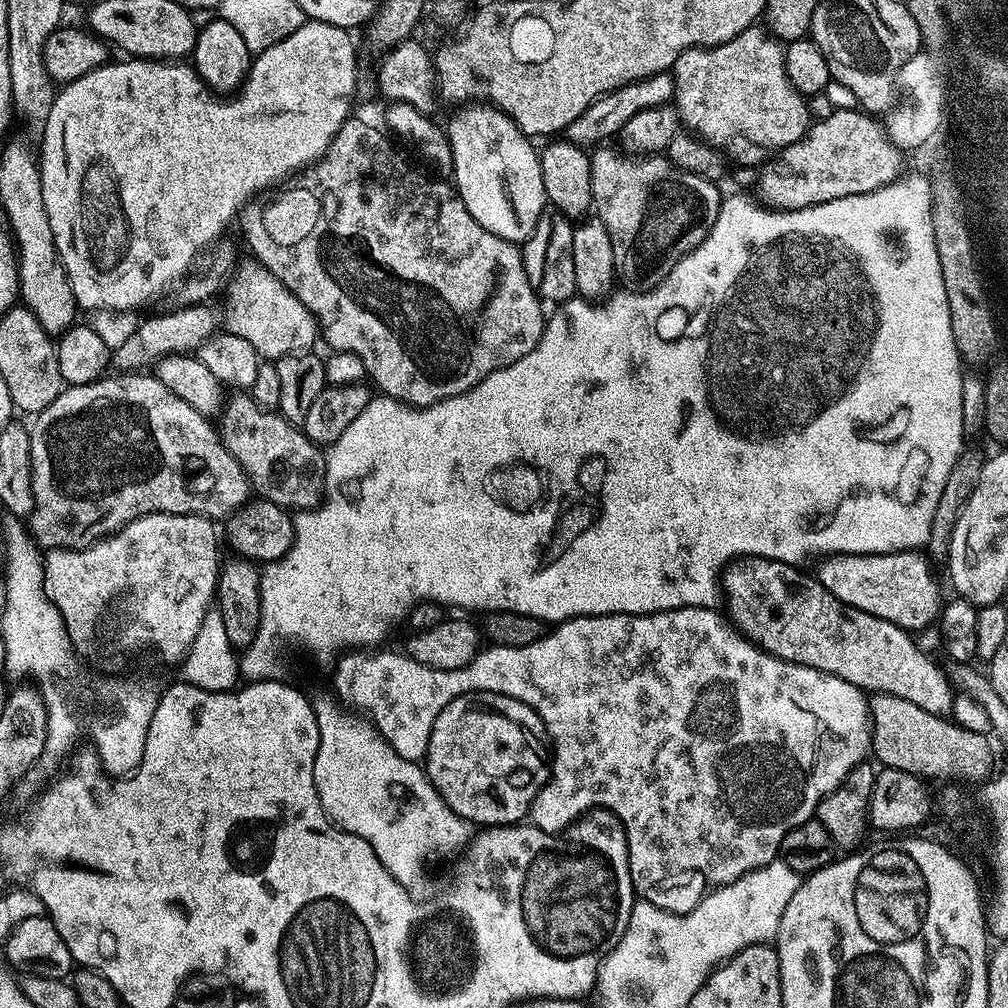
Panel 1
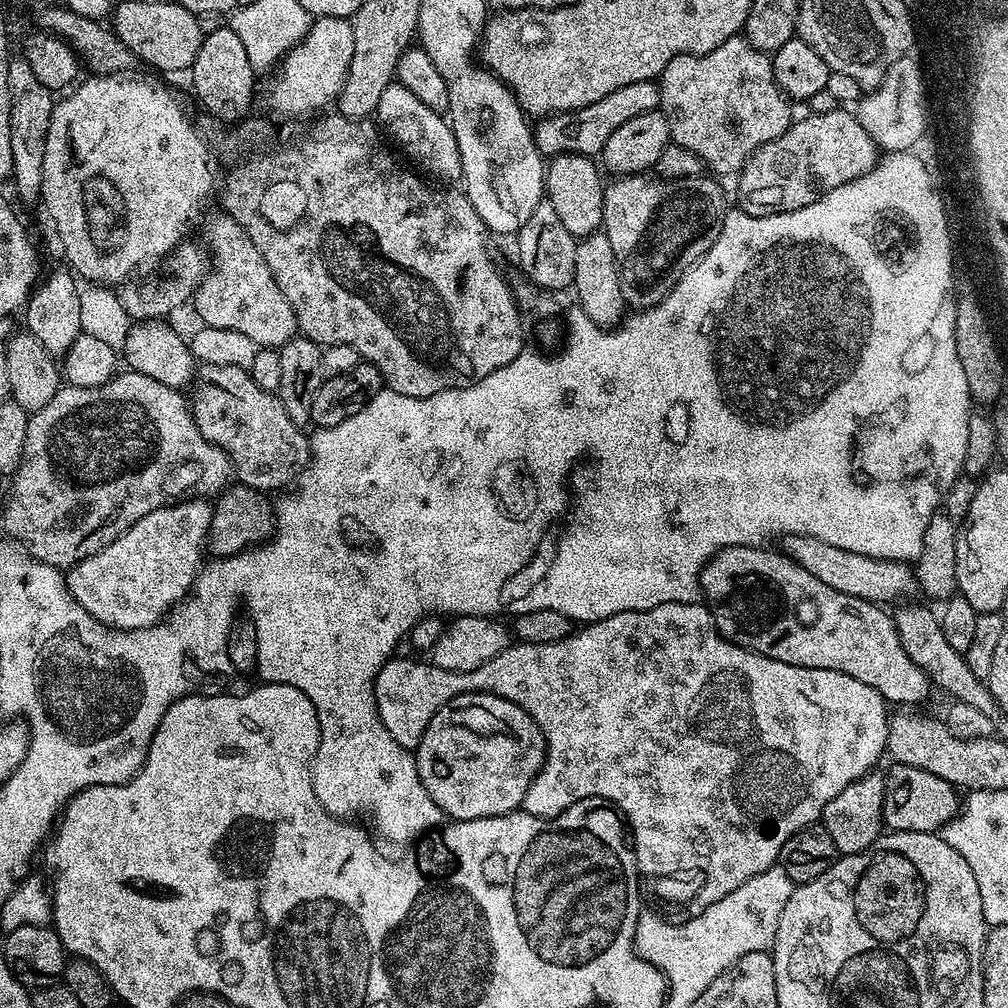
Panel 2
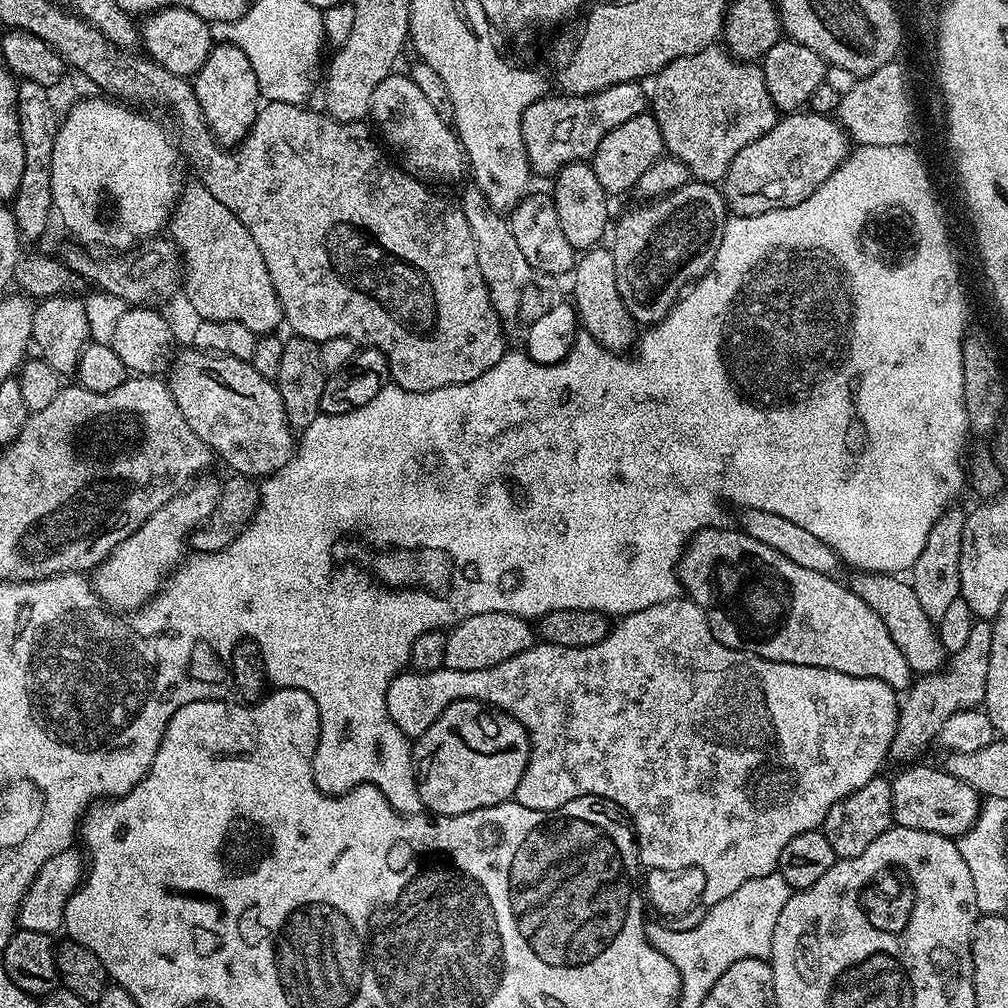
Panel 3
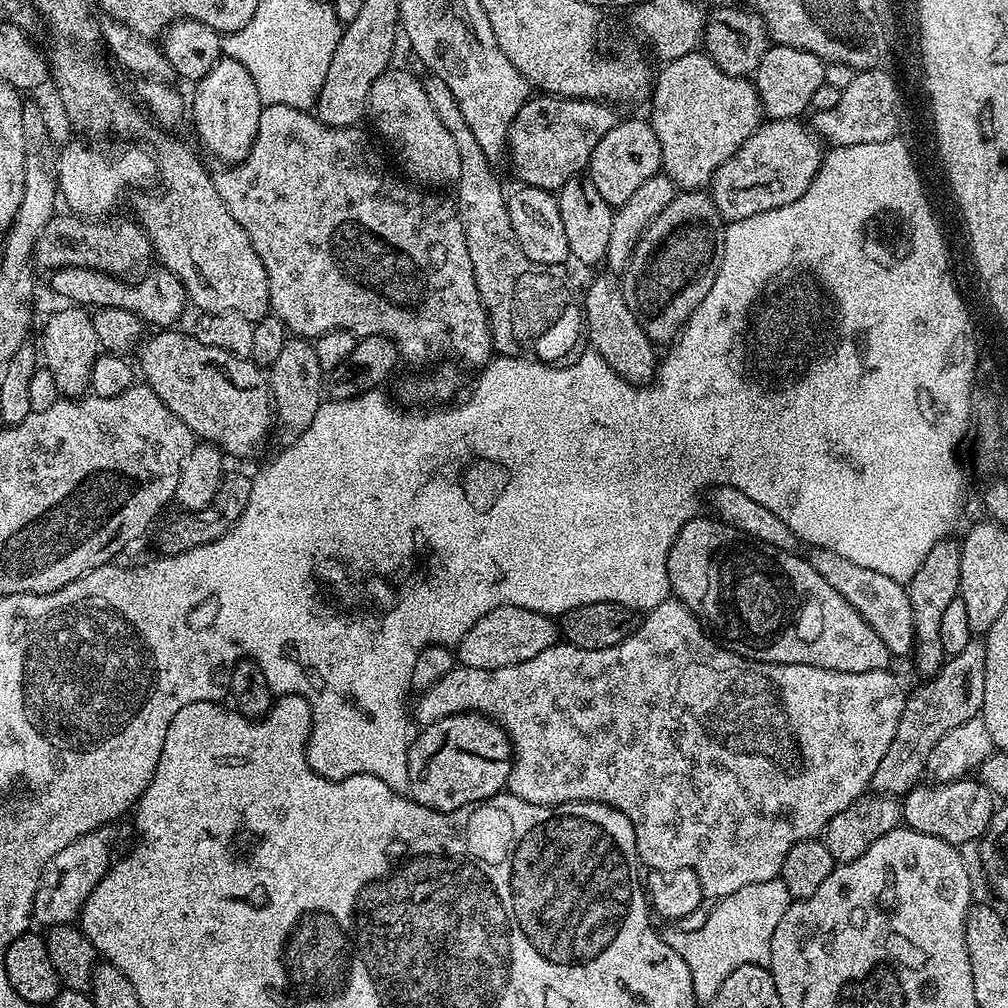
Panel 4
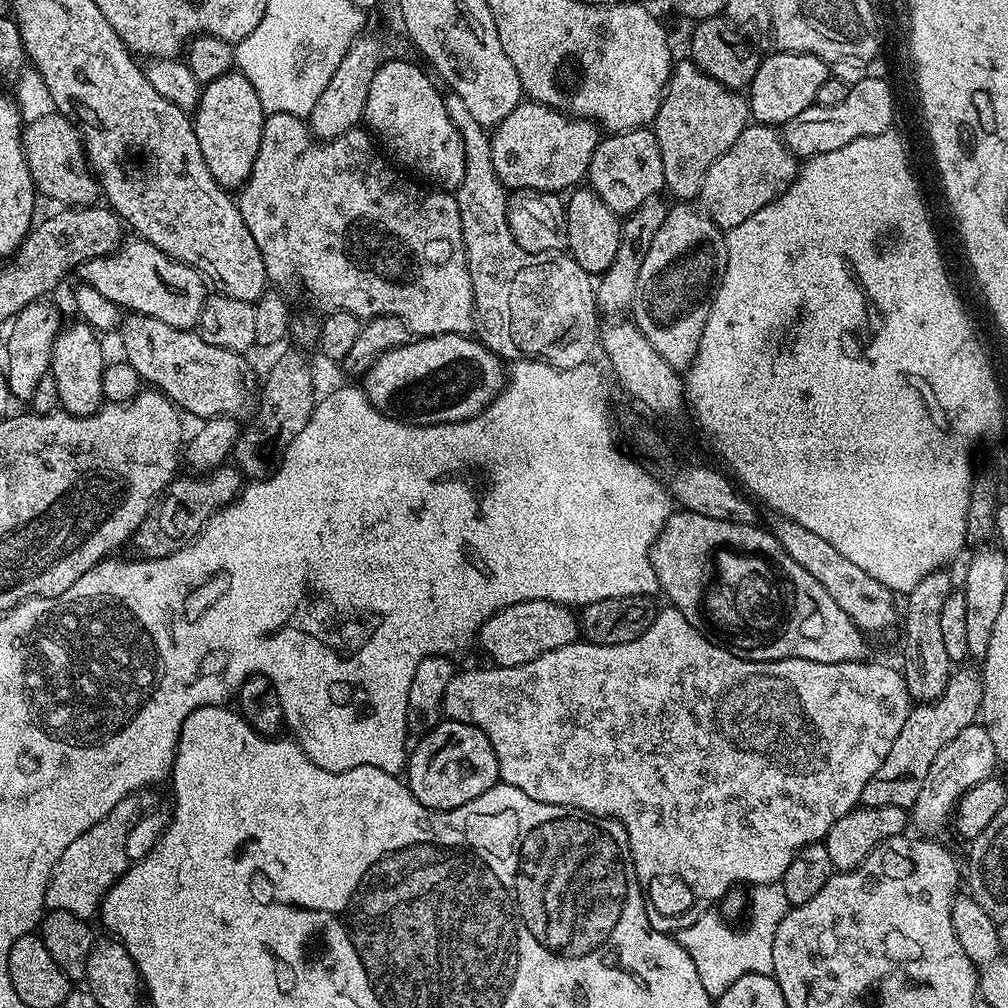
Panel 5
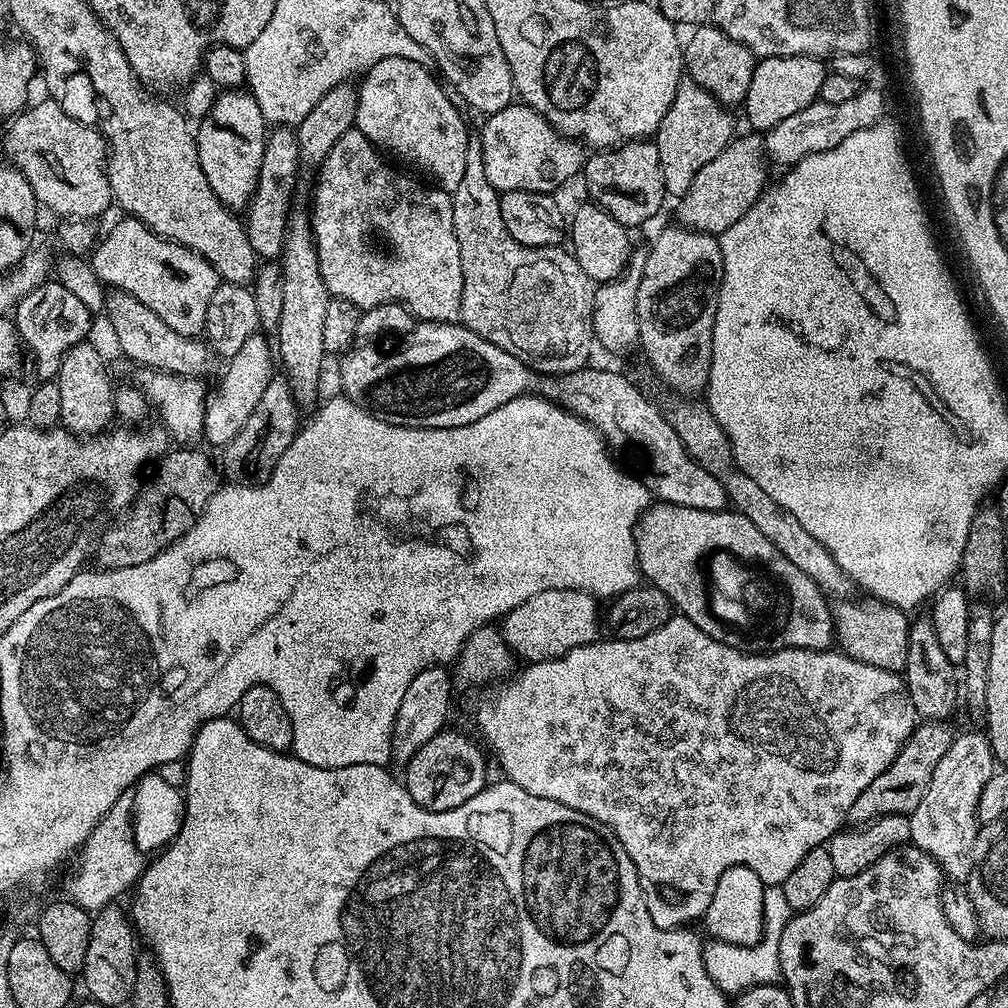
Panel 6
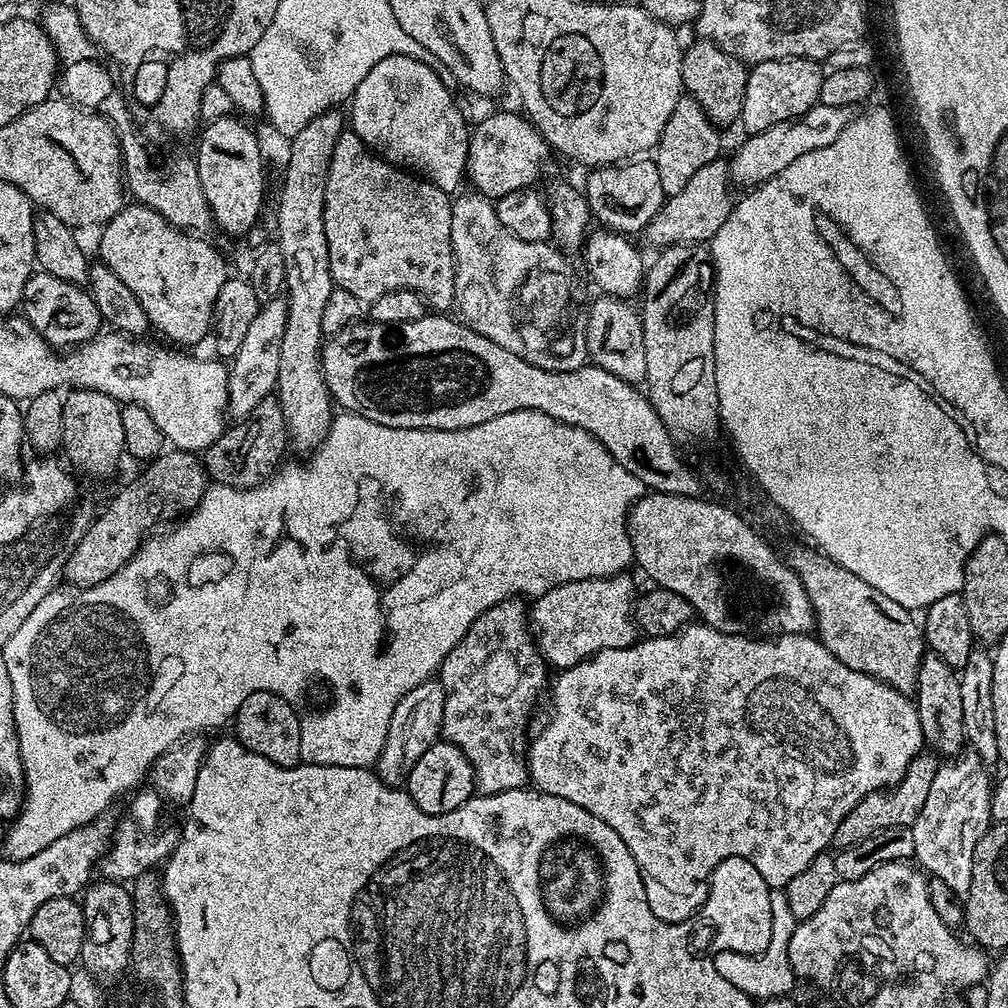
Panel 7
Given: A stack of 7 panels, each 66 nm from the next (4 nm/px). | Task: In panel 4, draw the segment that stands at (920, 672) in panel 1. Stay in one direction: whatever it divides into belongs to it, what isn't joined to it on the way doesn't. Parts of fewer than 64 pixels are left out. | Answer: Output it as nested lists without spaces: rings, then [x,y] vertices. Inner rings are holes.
[[[700,514],[687,520],[678,538],[674,538],[674,544],[668,551],[668,584],[672,588],[672,596],[682,601],[695,614],[696,619],[715,637],[720,647],[729,648],[731,652],[744,656],[747,660],[761,660],[767,664],[818,666],[850,674],[883,672],[889,667],[890,653],[886,650],[886,642],[882,642],[882,638],[874,634],[874,626],[870,626],[870,622],[866,622],[866,618],[862,618],[862,614],[858,614],[858,610],[854,610],[854,606],[850,606],[850,602],[846,602],[846,598],[842,598],[842,594],[838,594],[838,590],[834,590],[834,586],[830,586],[830,582],[826,582],[826,578],[822,578],[822,574],[818,574],[818,570],[814,570],[814,566],[803,555],[796,556],[797,554],[792,552],[783,552],[774,546],[743,536],[738,530],[734,530],[734,526],[726,526],[719,518],[711,519],[707,520],[704,514]]]

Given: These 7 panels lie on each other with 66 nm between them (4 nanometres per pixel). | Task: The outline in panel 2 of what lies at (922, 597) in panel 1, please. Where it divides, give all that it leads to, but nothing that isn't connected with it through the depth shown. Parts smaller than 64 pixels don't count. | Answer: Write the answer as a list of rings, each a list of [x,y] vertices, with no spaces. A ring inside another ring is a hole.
[[[788,534],[783,537],[784,555],[792,559],[798,566],[810,570],[814,578],[826,582],[826,586],[838,590],[842,594],[850,594],[854,598],[869,600],[871,604],[881,606],[895,605],[907,601],[917,595],[916,574],[911,563],[902,560],[879,560],[862,554],[854,554],[850,550],[842,550],[838,546],[830,546],[830,542],[822,542],[822,538]]]

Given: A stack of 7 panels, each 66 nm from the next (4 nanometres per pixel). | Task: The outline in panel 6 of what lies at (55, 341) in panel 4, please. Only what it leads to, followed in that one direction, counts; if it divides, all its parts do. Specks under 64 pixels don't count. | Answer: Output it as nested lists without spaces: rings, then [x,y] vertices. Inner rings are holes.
[[[92,342],[76,344],[60,359],[60,370],[54,377],[62,397],[60,424],[77,434],[99,434],[113,423],[116,416],[114,406],[114,384],[108,381],[104,360]]]

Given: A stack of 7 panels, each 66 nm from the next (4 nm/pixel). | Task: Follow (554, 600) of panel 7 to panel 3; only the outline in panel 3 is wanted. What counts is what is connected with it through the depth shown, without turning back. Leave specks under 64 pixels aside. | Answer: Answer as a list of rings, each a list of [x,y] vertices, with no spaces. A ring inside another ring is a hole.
[[[487,612],[474,614],[460,621],[448,632],[446,638],[445,668],[454,670],[486,670],[490,666],[498,666],[498,662],[506,662],[527,648],[537,643],[538,636],[527,619],[509,612]]]

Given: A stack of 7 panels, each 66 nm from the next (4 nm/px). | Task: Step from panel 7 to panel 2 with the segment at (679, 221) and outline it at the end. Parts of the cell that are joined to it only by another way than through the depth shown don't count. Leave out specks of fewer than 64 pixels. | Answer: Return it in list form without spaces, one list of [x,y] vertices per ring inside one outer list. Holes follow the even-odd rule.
[[[837,106],[834,110],[830,110],[830,114],[804,114],[804,117],[793,119],[792,125],[782,133],[778,138],[774,138],[774,142],[766,142],[758,150],[754,150],[754,154],[750,154],[750,158],[744,163],[743,168],[738,173],[740,179],[740,204],[739,211],[750,214],[751,216],[773,216],[779,212],[793,212],[794,210],[802,210],[802,206],[810,206],[810,202],[814,202],[818,197],[825,196],[830,190],[834,190],[838,186],[842,186],[846,182],[850,182],[859,176],[865,176],[878,159],[878,149],[876,144],[870,138],[870,134],[866,134],[866,130],[862,130],[862,126],[858,122],[858,118],[847,107]]]

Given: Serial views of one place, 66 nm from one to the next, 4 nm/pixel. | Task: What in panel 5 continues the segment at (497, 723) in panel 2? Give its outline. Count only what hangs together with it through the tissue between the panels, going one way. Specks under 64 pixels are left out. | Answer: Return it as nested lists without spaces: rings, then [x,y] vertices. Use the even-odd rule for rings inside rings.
[[[441,719],[441,724],[436,724],[420,741],[411,745],[408,754],[408,763],[406,765],[406,783],[408,789],[411,790],[412,796],[418,798],[418,802],[427,808],[435,808],[438,812],[449,812],[451,808],[462,806],[466,802],[470,802],[474,798],[478,798],[478,794],[486,794],[486,790],[490,790],[500,780],[500,767],[498,766],[498,758],[494,754],[494,746],[490,746],[490,738],[486,738],[486,734],[482,730],[478,730],[478,726],[467,724],[466,722],[458,722],[457,720]]]

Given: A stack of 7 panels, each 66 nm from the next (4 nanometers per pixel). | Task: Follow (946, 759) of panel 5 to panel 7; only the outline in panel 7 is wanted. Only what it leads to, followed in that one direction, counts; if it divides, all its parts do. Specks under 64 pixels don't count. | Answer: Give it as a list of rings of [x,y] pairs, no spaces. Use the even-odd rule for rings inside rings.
[[[961,754],[955,758],[949,759],[947,762],[941,763],[939,770],[934,774],[934,782],[930,782],[930,794],[926,798],[926,803],[922,806],[922,810],[918,814],[918,818],[912,823],[911,830],[914,834],[914,850],[916,851],[914,860],[917,865],[929,877],[946,882],[946,886],[950,886],[950,890],[954,890],[957,896],[967,897],[970,890],[970,878],[974,870],[974,850],[978,846],[978,842],[986,835],[990,825],[993,823],[992,819],[992,789],[994,787],[993,781],[988,781],[989,769],[986,767],[983,760],[975,754]]]

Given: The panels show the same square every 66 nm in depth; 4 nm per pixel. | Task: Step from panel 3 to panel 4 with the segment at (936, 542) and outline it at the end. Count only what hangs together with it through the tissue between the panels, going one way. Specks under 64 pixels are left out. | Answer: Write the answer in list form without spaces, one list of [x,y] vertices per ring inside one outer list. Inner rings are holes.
[[[945,538],[936,544],[926,558],[922,558],[922,566],[906,582],[910,610],[914,610],[914,634],[916,639],[912,646],[910,663],[921,672],[921,677],[931,678],[940,671],[946,659],[942,650],[942,617],[946,606],[958,599],[960,594],[960,561],[959,539]]]

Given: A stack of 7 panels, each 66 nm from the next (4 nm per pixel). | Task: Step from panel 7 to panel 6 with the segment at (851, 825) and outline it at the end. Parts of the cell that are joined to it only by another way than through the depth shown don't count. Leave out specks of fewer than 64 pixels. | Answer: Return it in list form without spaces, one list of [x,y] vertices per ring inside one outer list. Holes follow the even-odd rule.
[[[942,720],[917,723],[902,750],[898,750],[894,762],[890,762],[890,766],[886,766],[886,770],[882,770],[882,774],[878,774],[878,778],[874,778],[874,782],[870,782],[870,786],[866,786],[866,790],[862,790],[858,798],[854,798],[854,806],[850,806],[848,811],[848,820],[853,825],[863,826],[879,816],[908,816],[912,813],[918,802],[922,802],[922,794],[926,794],[930,786],[934,766],[938,766],[942,754],[950,750],[954,739],[954,731],[952,732],[950,725],[951,723]]]

